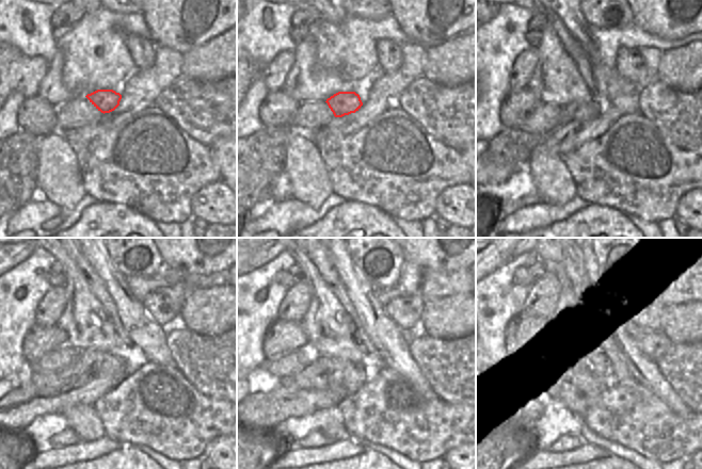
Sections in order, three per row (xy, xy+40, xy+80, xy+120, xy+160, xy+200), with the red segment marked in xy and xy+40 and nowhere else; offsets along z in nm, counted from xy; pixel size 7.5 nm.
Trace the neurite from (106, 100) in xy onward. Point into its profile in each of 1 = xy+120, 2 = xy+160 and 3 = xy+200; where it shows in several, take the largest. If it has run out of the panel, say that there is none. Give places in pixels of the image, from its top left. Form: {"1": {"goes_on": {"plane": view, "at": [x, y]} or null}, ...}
{"1": {"goes_on": {"plane": "xy+120", "at": [110, 370]}}, "2": {"goes_on": {"plane": "xy+160", "at": [346, 376]}}, "3": {"goes_on": {"plane": "xy+200", "at": [585, 386]}}}

